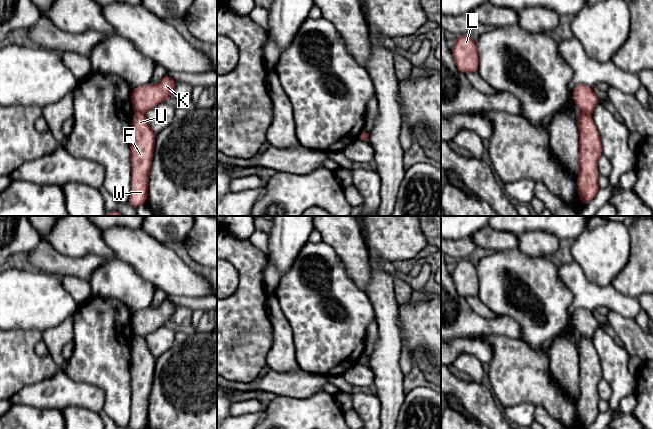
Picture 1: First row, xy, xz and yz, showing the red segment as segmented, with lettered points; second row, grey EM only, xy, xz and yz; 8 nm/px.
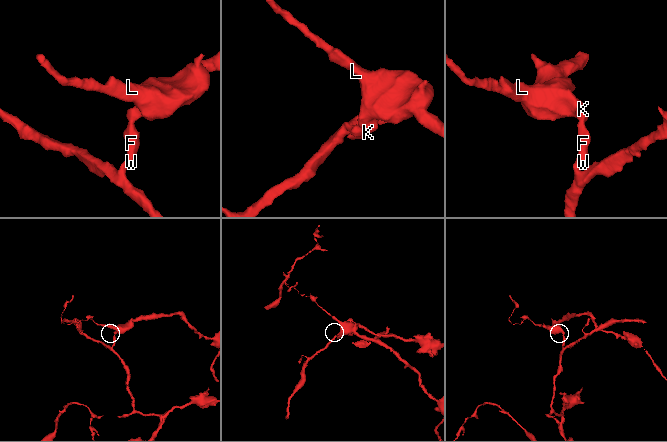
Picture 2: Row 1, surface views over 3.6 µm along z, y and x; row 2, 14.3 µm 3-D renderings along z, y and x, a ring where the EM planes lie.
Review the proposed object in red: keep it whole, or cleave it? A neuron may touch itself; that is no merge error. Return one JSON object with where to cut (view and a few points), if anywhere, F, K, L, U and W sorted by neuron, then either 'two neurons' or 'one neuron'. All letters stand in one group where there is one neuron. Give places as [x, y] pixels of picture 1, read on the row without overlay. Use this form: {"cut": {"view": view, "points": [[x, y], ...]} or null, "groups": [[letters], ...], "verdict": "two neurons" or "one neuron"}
{"cut": {"view": "xy", "points": [[135, 335], [140, 335], [144, 338]]}, "groups": [["F", "U", "W"], ["K", "L"]], "verdict": "two neurons"}

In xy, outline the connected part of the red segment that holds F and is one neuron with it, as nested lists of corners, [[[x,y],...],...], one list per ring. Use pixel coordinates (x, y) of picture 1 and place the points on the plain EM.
[[[135,336],[131,349],[131,415],[129,429],[147,426],[149,397],[152,390],[156,358],[144,337]]]

